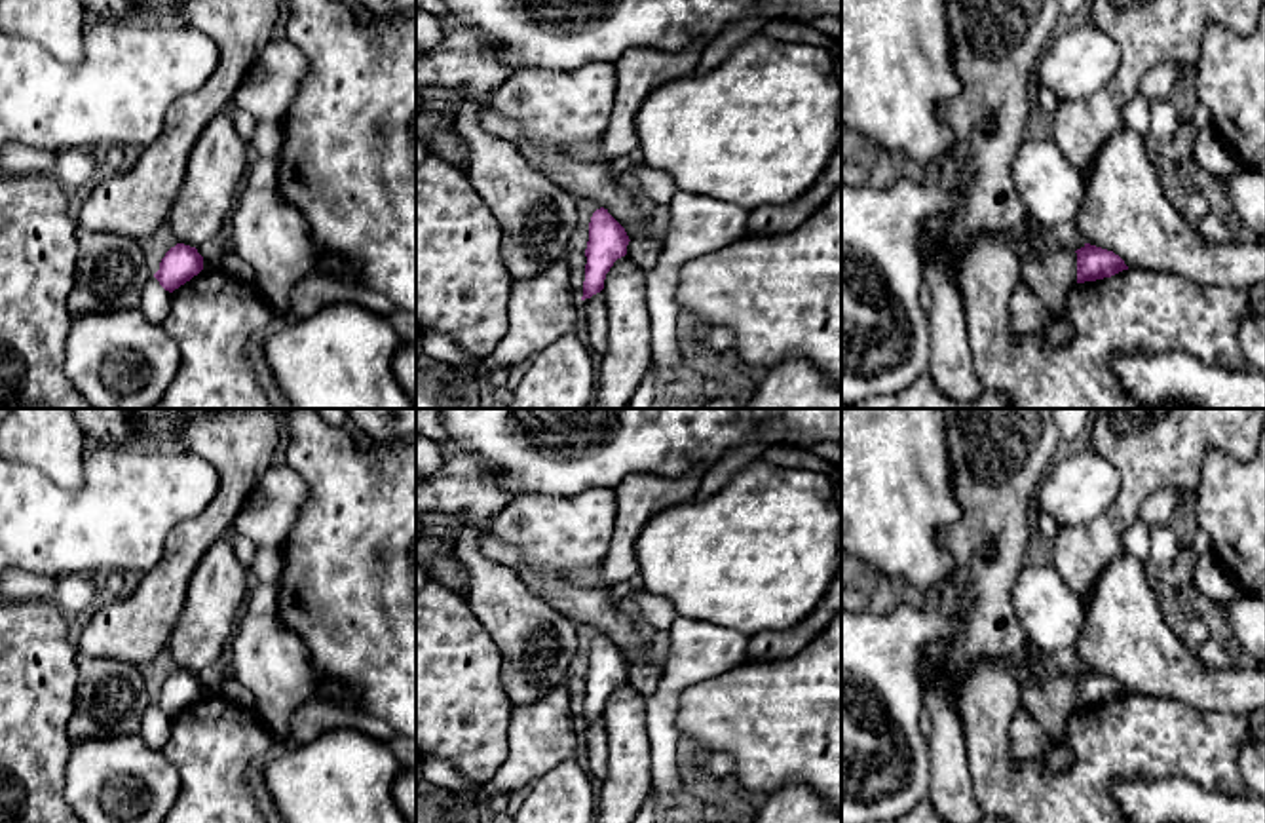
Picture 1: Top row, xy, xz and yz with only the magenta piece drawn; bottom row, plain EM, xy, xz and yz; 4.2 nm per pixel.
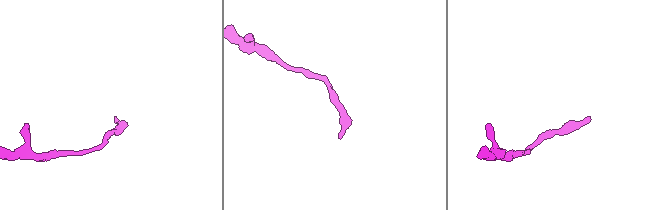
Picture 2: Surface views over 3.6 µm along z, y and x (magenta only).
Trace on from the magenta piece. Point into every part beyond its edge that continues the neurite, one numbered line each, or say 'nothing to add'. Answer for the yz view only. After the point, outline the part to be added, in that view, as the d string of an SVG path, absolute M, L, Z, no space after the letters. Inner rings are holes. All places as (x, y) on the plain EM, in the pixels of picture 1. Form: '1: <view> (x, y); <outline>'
nothing to add

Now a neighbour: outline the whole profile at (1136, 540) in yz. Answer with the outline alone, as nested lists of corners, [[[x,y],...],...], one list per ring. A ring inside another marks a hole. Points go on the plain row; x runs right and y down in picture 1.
[[[1147,523],[1134,525],[1128,532],[1124,532],[1123,547],[1124,553],[1134,555],[1140,561],[1147,561],[1151,555]]]

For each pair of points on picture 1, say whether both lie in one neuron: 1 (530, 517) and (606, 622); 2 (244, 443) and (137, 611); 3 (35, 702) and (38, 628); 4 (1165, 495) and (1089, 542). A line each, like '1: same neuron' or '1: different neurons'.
1: different neurons
2: same neuron
3: same neuron
4: different neurons

